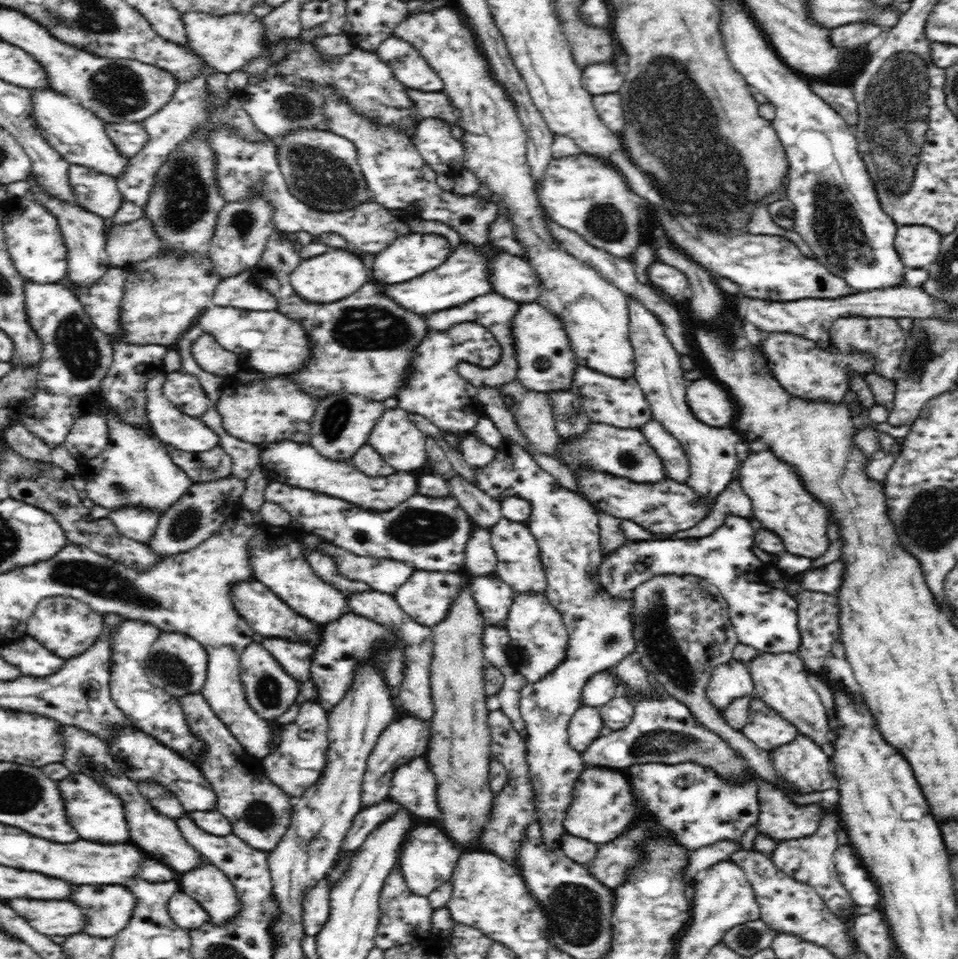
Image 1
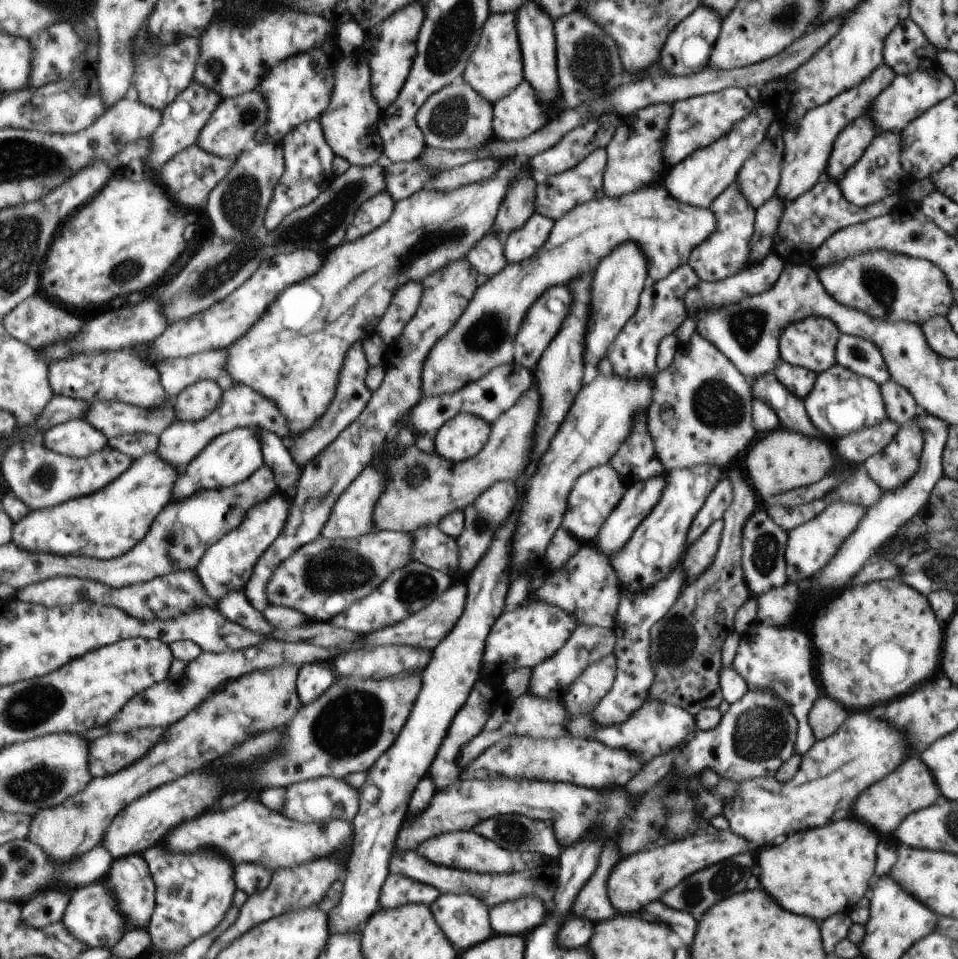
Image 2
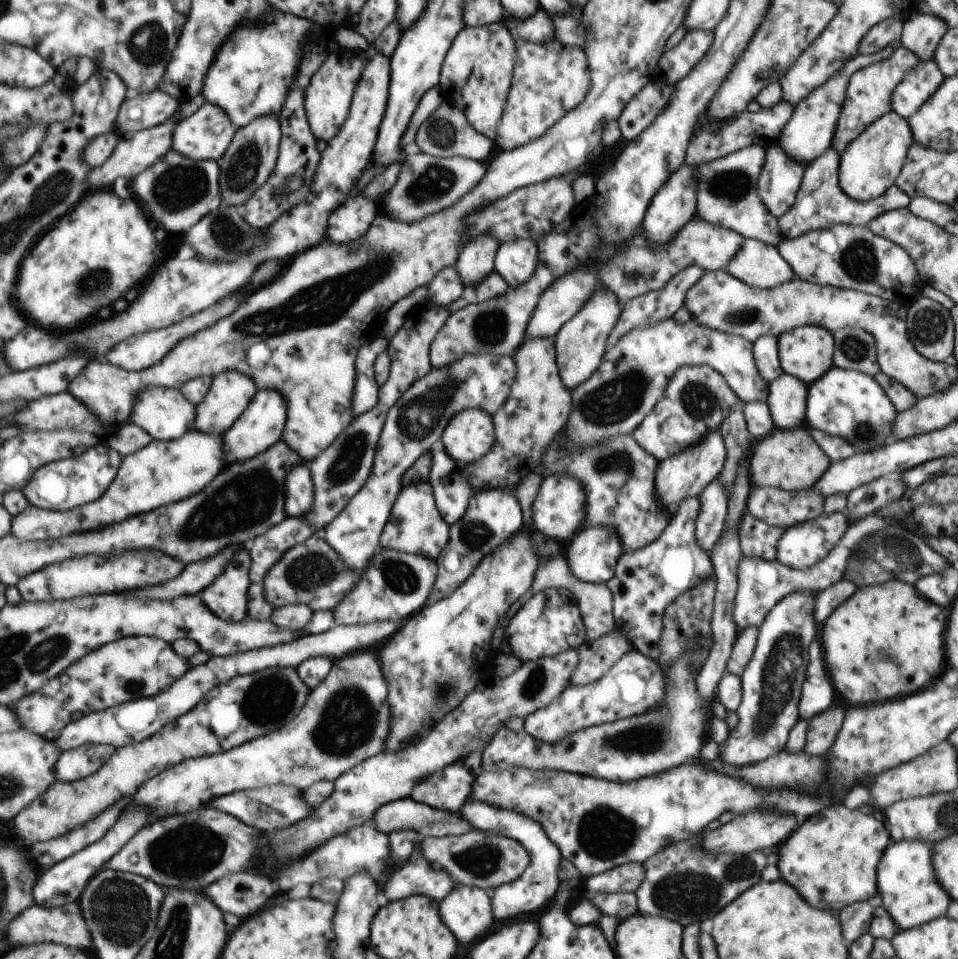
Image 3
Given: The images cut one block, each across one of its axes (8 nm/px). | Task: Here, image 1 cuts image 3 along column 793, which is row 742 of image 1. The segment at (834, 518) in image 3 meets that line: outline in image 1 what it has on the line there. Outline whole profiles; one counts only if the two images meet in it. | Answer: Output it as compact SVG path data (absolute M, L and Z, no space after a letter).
M504 438L495 448L494 458L490 464L475 467L474 475L478 478L478 489L500 502L508 496L520 496L530 501L532 507L528 528L537 540L544 572L547 580L545 595L556 610L562 615L569 635L567 655L564 660L543 679L535 683L526 683L521 690L519 709L524 719L526 737L526 754L528 775L531 776L535 796L535 818L540 821L544 841L547 846L561 847L561 838L566 834L563 820L570 806L573 788L579 774L587 767L581 752L569 744L567 726L572 715L581 706L582 690L585 684L596 673L616 666L626 656L634 652L636 646L634 611L631 597L612 597L596 581L596 572L606 560L608 552L600 545L599 516L594 506L584 497L560 486L558 481L543 468L519 445Z

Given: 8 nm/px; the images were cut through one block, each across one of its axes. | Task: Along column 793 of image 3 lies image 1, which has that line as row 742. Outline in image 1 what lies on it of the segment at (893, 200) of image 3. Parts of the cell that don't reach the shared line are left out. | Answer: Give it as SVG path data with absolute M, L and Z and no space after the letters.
M202 693L178 697L182 713L192 733L204 741L200 758L196 760L200 772L216 793L216 810L232 825L233 835L251 848L274 851L288 831L294 798L274 784L263 769L262 759L246 752L224 722L212 711Z

